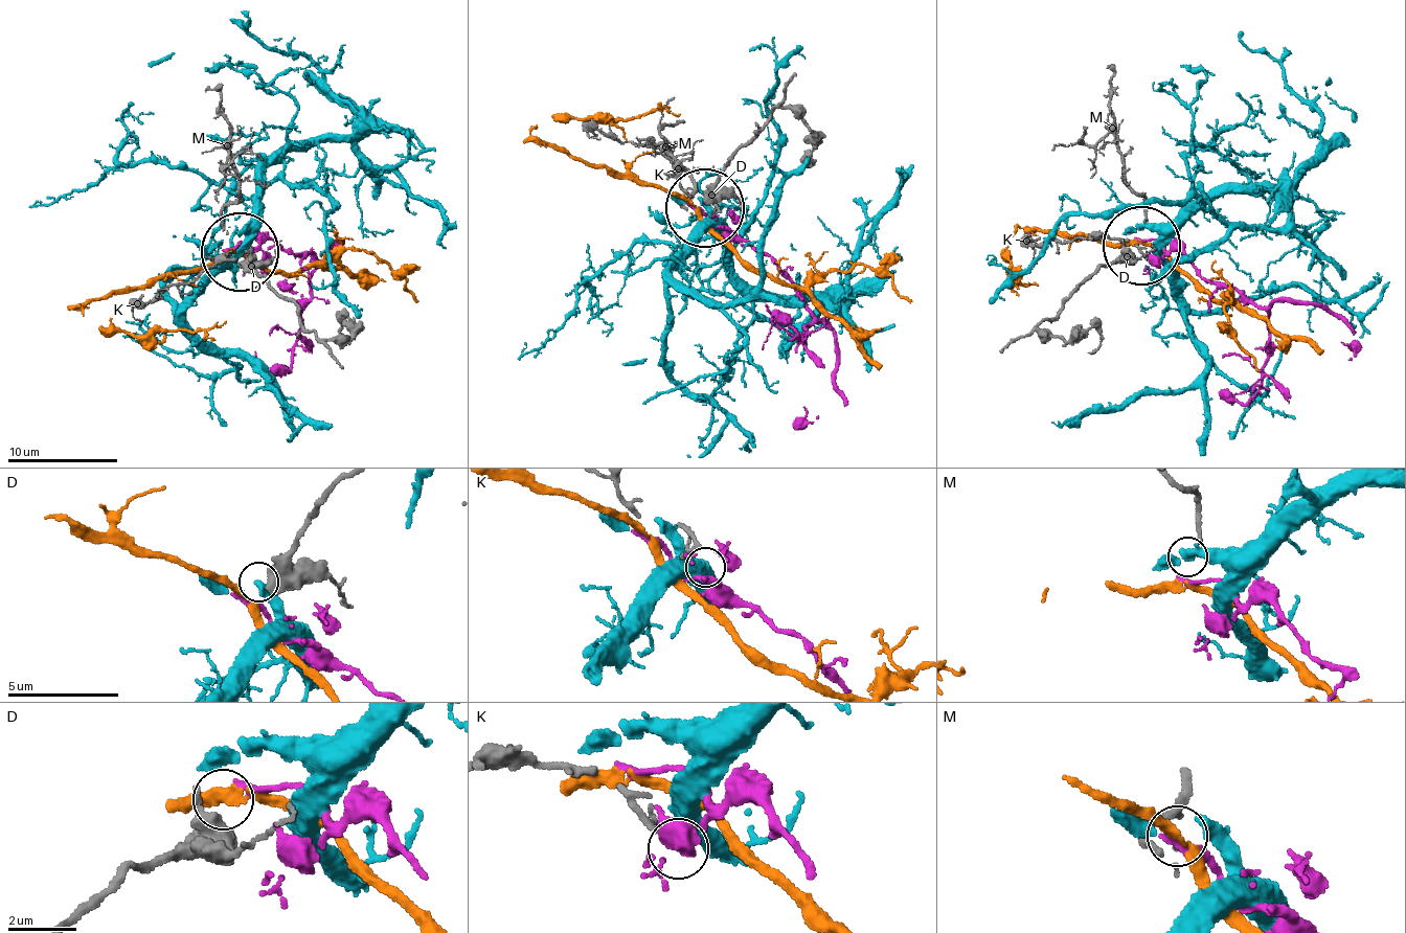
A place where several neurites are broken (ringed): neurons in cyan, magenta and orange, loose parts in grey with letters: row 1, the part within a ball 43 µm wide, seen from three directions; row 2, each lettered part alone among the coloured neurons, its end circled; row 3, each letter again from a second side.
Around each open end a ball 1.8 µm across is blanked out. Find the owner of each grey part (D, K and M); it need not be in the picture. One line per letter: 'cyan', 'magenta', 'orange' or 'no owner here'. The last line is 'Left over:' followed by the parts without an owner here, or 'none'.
D: orange
K: no owner here
M: cyan
Left over: K

